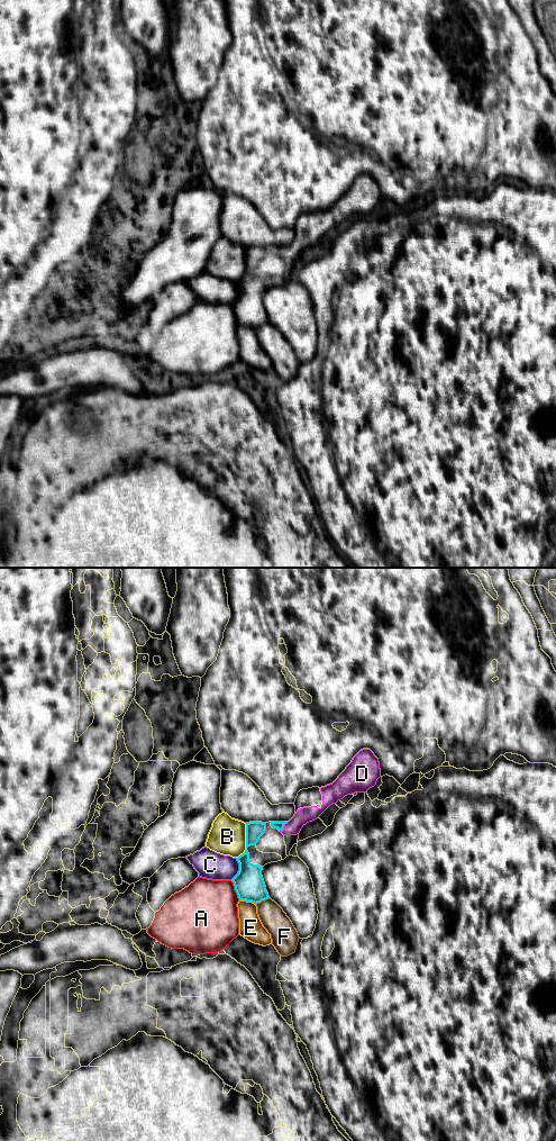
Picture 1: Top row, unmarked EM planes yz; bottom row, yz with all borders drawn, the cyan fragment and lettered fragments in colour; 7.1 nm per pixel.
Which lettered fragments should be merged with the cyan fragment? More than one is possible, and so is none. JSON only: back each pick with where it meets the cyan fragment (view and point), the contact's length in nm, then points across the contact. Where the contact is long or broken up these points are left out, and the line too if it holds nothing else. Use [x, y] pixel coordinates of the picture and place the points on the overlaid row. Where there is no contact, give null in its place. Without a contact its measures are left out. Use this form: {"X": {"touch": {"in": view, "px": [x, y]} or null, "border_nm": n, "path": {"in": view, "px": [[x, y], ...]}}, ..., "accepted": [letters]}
{"accepted": []}

